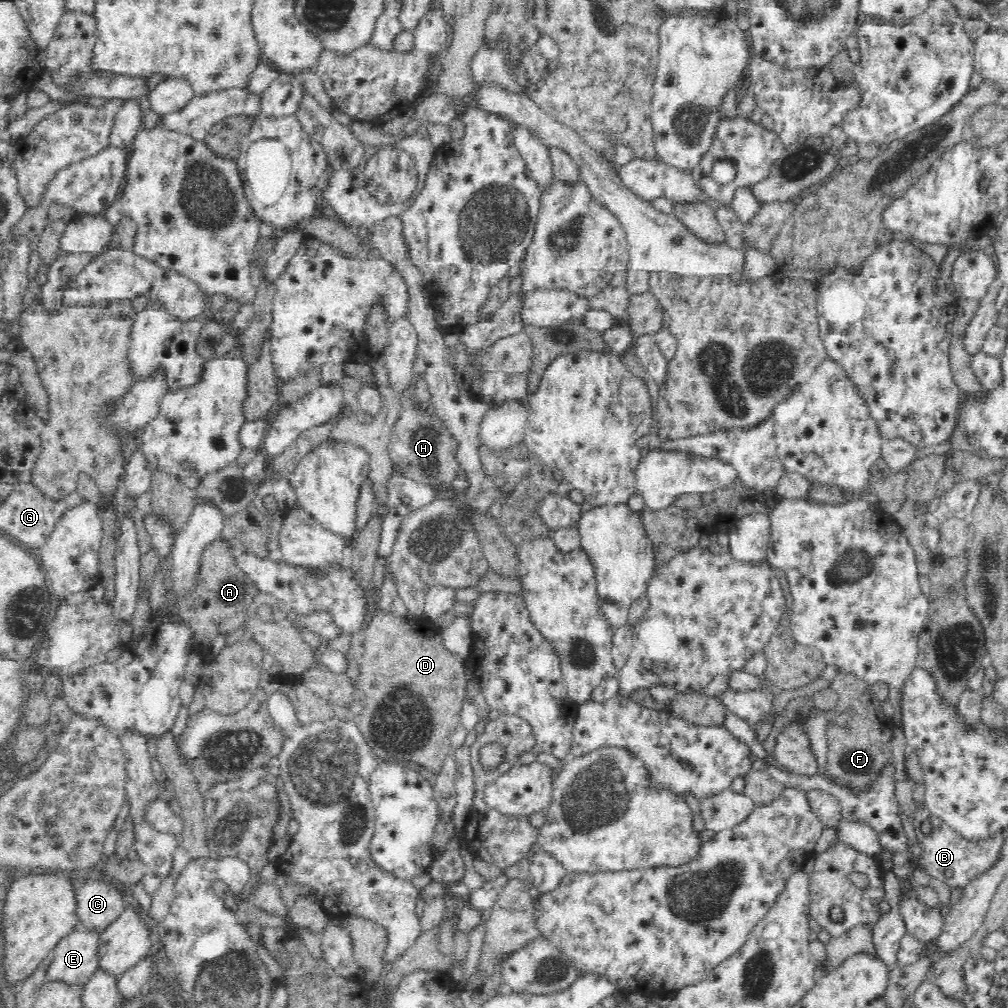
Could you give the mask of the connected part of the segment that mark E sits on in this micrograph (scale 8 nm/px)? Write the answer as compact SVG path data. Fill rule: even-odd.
M78 928L67 934L50 952L44 984L62 982L83 985L98 969L98 933Z

